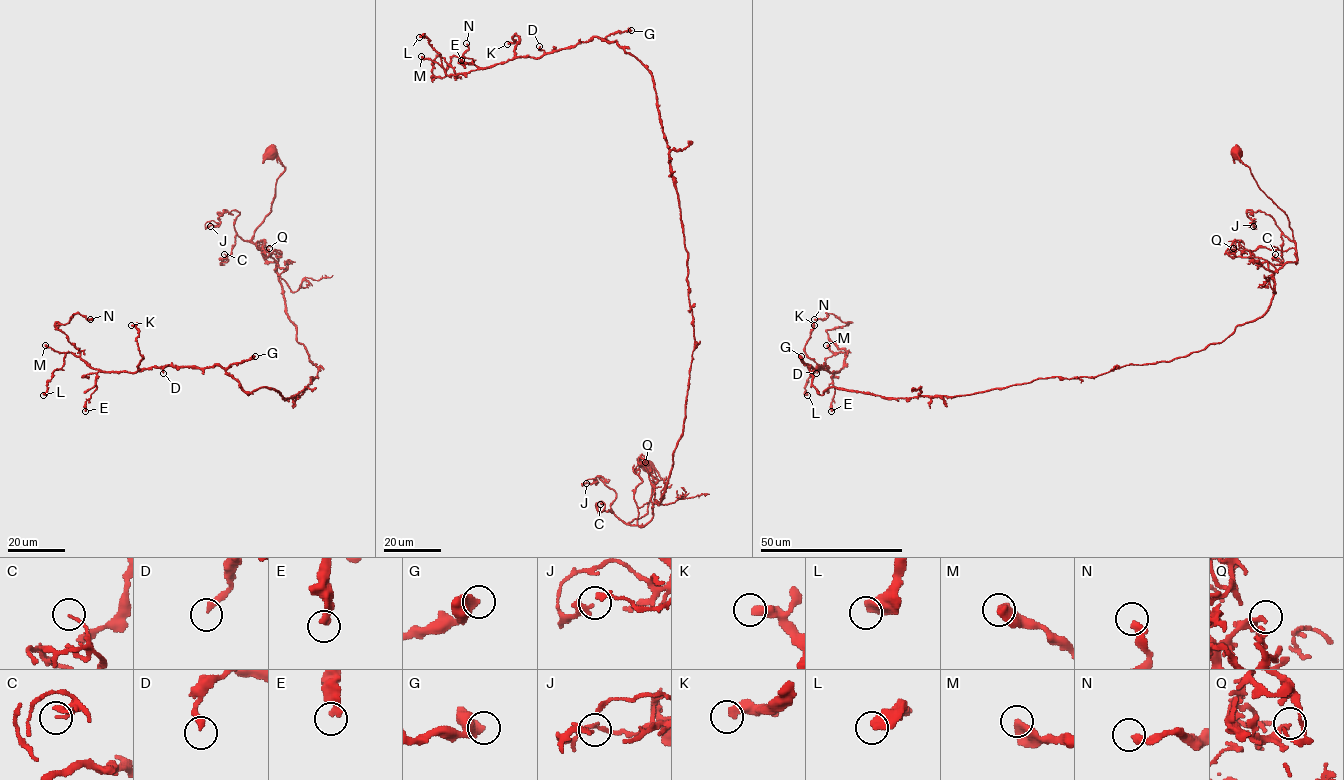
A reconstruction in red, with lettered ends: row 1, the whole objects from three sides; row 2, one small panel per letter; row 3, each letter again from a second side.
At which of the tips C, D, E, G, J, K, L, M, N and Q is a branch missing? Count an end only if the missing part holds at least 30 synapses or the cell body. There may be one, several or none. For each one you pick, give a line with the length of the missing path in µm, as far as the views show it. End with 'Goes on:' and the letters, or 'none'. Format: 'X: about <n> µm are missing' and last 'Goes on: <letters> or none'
Goes on: none

